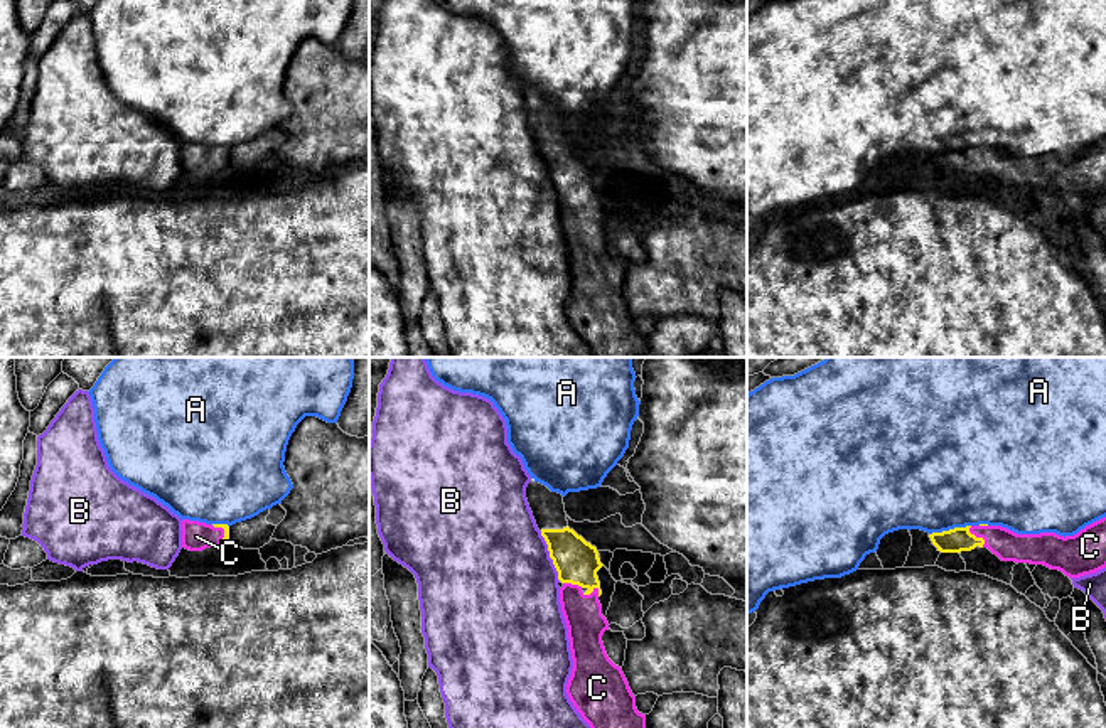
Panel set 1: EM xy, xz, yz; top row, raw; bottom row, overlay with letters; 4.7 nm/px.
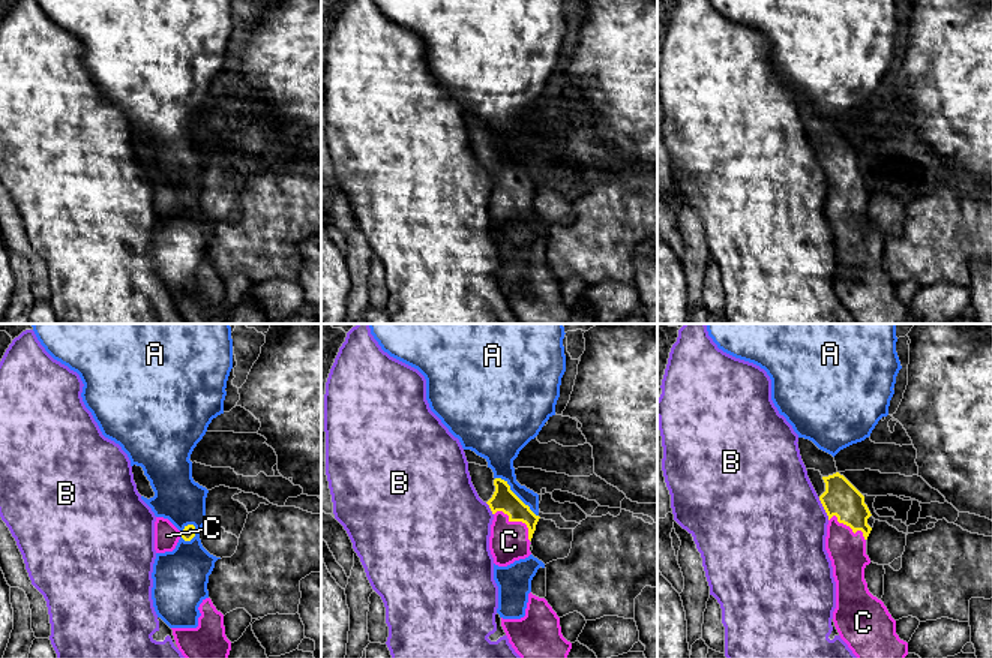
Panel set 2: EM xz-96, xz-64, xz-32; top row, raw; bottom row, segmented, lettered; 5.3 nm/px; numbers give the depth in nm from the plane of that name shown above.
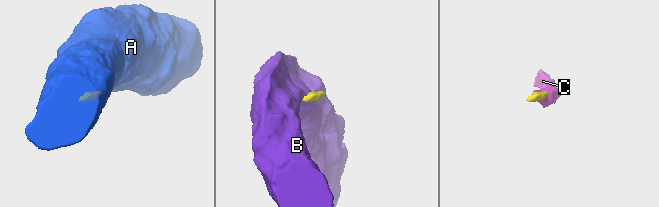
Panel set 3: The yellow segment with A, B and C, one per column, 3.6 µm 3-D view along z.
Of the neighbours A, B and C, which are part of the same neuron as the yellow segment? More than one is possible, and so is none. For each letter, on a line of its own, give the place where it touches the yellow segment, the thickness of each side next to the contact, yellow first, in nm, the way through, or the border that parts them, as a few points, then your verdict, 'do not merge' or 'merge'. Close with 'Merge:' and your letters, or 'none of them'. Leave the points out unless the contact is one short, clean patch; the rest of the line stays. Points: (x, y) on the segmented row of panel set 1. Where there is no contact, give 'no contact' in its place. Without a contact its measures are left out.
A: meets yellow in yz at (950, 529); 120 nm thick on the yellow side, 500 nm on the other; border along yz (970, 524), (929, 535); do not merge
B: meets yellow in xz at (550, 556); 220 nm thick on the yellow side, 500 nm on the other; border along xz (540, 531), (560, 580); do not merge
C: meets yellow in yz at (978, 538); 120 nm thick on the yellow side, 140 nm on the other; runs through yz (956, 540), (978, 538), (995, 538), (1009, 546); merge
Merge: C

